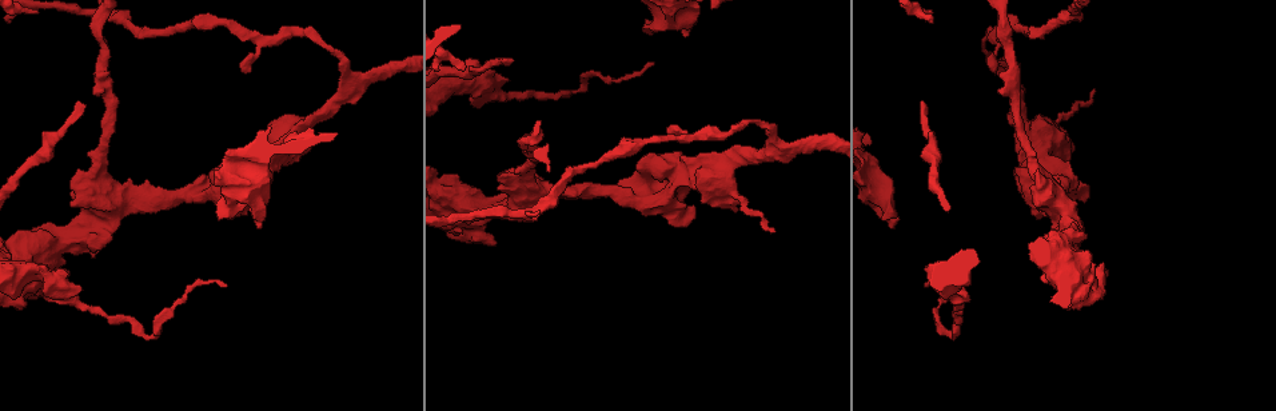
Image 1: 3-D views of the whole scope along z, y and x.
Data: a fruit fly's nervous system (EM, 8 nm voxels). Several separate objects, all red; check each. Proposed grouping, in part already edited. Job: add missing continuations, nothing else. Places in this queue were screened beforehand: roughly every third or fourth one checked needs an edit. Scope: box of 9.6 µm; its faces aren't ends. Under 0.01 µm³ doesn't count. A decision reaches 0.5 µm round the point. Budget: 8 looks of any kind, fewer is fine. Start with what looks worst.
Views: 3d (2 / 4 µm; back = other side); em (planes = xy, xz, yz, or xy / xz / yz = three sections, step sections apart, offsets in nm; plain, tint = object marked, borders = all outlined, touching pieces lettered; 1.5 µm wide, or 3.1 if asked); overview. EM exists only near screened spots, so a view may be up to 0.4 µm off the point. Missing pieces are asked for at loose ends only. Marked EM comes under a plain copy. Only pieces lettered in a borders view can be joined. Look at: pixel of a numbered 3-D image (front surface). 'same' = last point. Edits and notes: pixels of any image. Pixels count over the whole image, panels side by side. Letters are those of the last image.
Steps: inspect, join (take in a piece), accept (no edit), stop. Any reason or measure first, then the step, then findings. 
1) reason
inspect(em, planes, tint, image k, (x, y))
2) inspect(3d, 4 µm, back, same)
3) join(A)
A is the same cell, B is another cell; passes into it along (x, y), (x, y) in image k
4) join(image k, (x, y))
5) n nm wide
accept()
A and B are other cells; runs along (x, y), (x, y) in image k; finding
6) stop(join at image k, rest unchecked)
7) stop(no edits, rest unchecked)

free end
inspect(em, planes, borders, image 1, (79, 103))

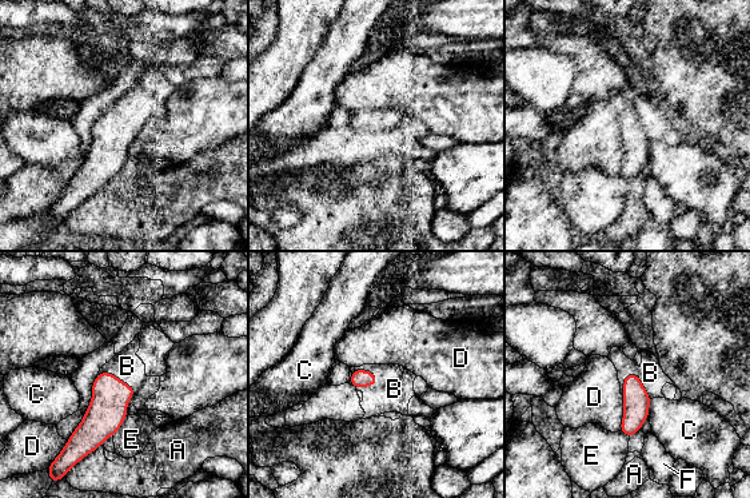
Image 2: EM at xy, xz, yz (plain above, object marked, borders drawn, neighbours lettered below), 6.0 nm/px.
join(B)
B is the same cell, A, C, D, E and F are other cells; passes into it along (107, 410), (128, 386), (127, 366) in image 2; it goes on there

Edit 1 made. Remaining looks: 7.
free end
inspect(em, xz, step 8, tint, image 1, (219, 217))

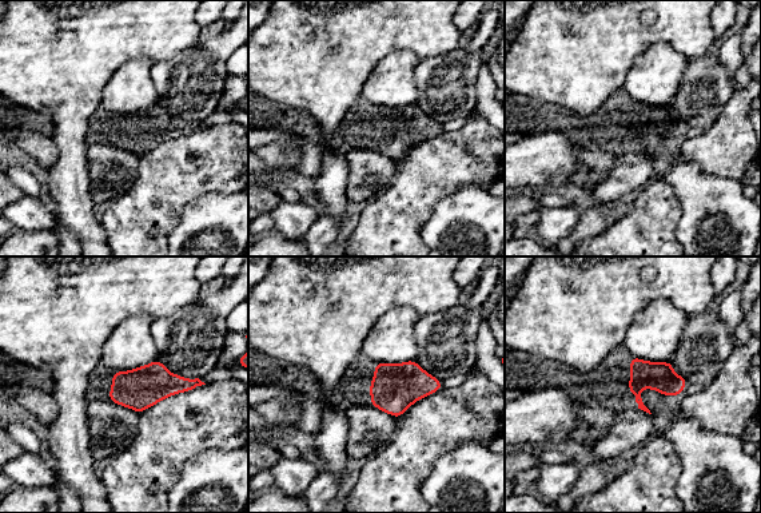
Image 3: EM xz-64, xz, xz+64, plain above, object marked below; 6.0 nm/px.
cut it another way
inspect(em, yz, step 8, borders, same)

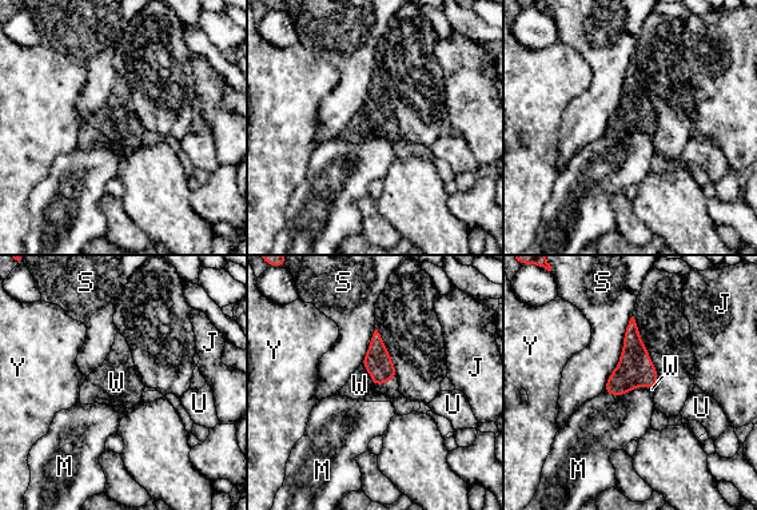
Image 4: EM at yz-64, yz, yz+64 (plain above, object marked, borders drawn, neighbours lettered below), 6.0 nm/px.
S touches over 480 nm
join(W)
W is the same cell, J, M, S, U and Y are other cells; passes into it along (378, 363), (374, 383), (359, 385) in image 4; the cell continues

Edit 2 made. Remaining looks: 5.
an open end
inspect(3d, 4 µm, image 1, (70, 203))

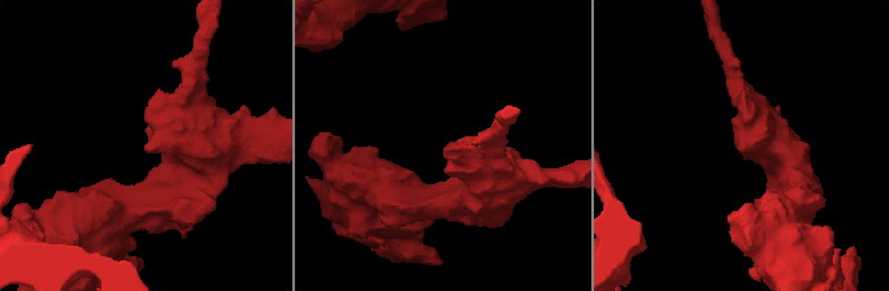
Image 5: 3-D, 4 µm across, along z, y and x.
inspect(em, yz, step 8, borders, image 5, (150, 142))

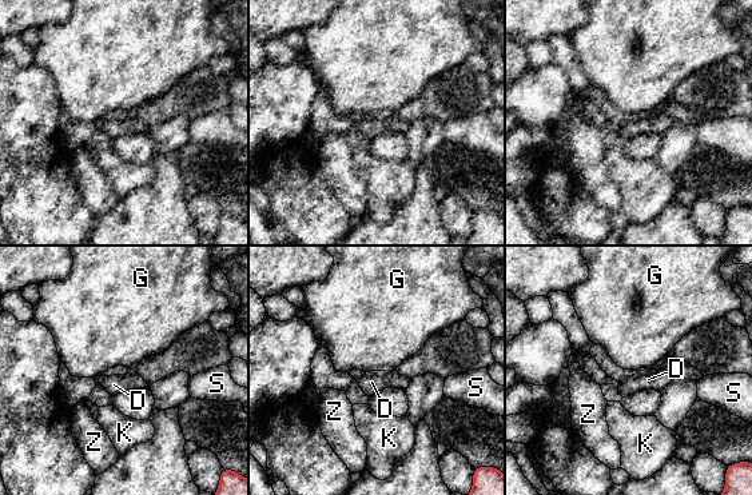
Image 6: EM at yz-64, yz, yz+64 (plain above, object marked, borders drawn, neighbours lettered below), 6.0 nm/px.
inspect(em, planes, borders, same)

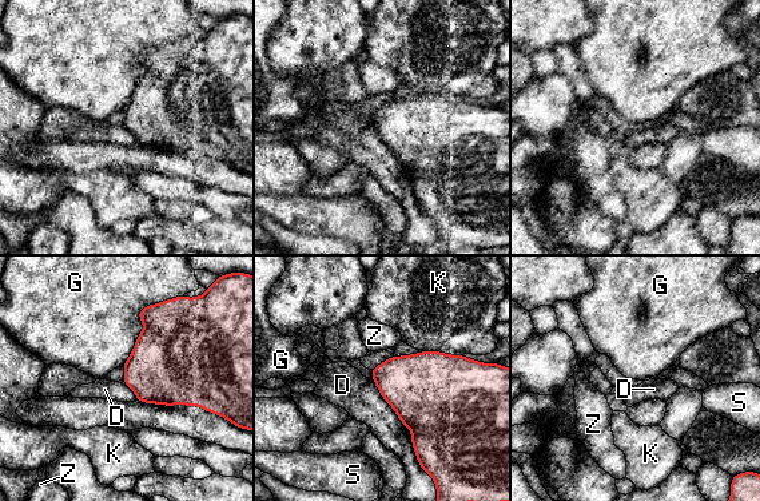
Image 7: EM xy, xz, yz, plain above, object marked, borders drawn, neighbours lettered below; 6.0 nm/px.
accept()
D, G, K, S and Z are other cells; border along (374, 384), (381, 397), (405, 425) in image 7; no lettered piece goes on from it

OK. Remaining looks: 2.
stop(join at image 2, join at image 4, rest unchecked)

